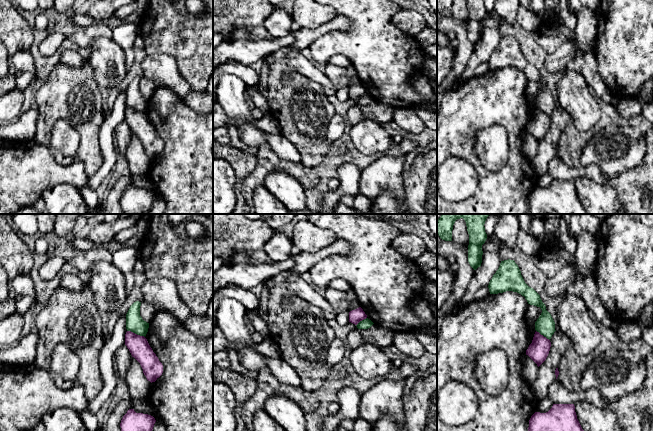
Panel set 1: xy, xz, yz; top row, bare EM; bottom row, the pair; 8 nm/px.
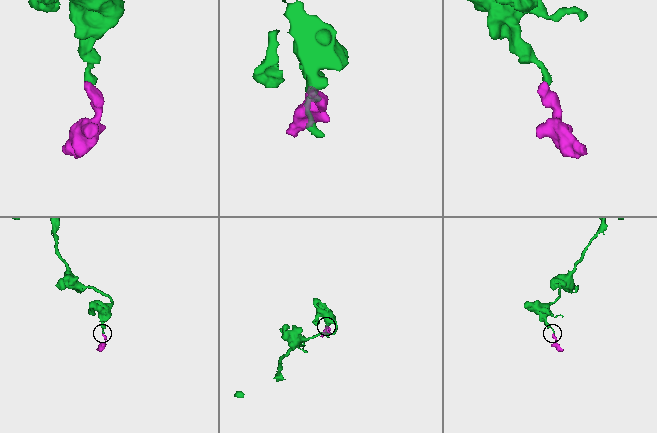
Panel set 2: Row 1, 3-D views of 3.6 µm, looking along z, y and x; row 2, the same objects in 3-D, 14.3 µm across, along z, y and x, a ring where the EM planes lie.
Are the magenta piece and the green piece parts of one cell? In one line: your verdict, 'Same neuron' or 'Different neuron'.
Different neuron

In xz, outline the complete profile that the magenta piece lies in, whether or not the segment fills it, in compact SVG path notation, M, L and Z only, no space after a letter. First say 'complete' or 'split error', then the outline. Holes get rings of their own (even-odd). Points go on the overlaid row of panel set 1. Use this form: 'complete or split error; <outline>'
complete; M361 307L349 312L349 322L357 325L360 321L367 318L367 315Z

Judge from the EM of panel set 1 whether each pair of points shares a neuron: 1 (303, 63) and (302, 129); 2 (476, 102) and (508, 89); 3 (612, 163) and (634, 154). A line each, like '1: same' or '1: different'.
1: different
2: same
3: same

